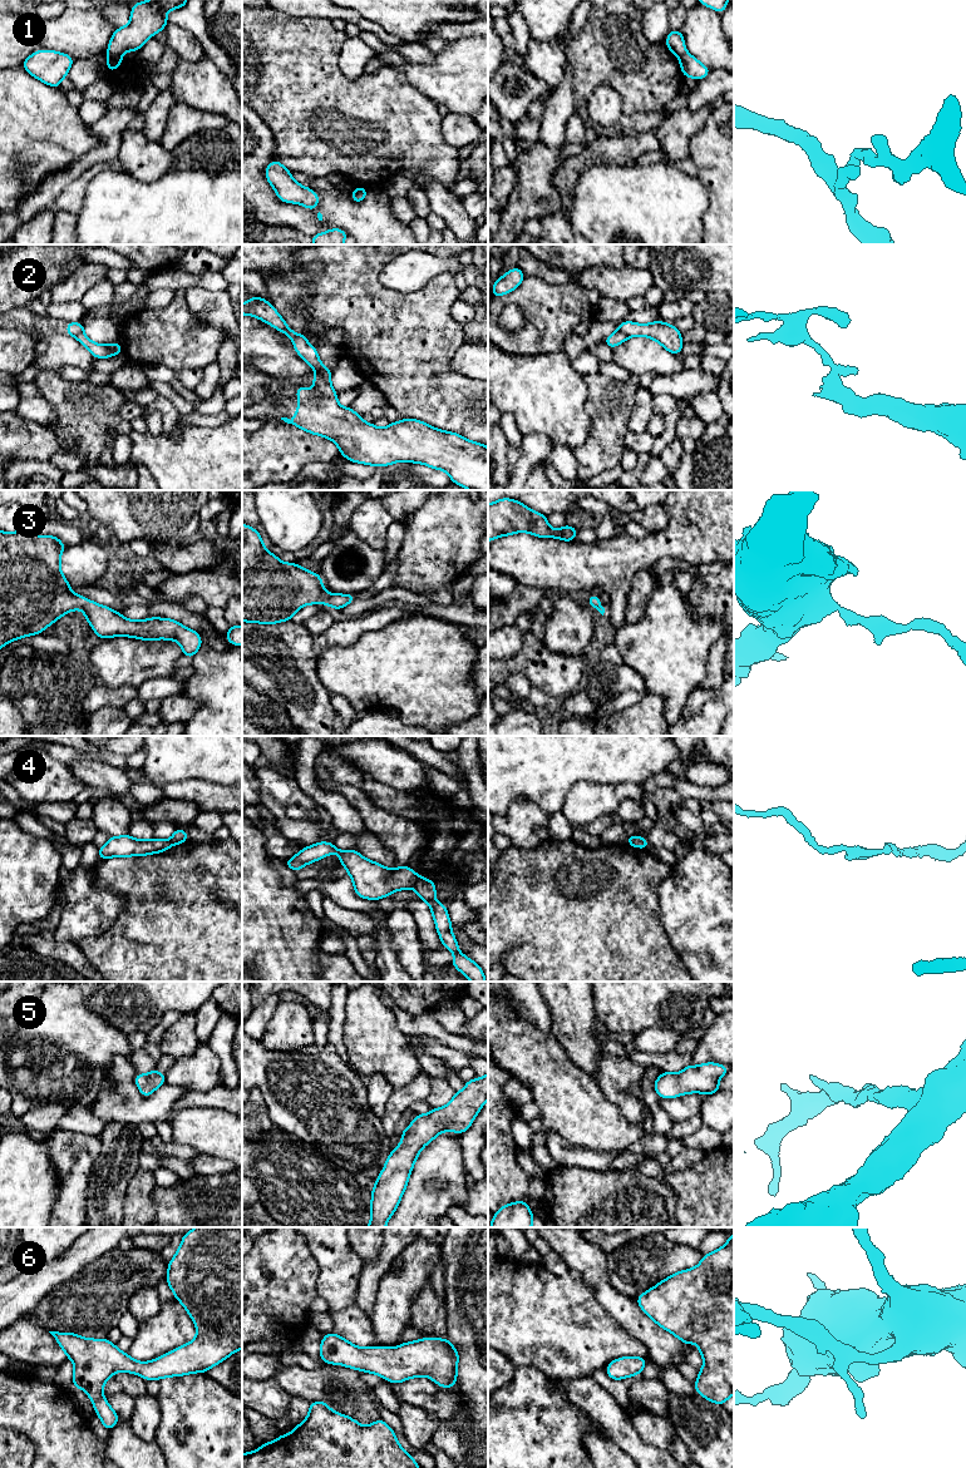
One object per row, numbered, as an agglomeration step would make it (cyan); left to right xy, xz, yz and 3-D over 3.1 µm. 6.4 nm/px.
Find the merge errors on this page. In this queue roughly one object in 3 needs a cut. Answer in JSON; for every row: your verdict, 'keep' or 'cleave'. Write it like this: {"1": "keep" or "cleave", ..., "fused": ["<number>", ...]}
{"1": "cleave", "2": "cleave", "3": "keep", "4": "cleave", "5": "keep", "6": "keep", "fused": ["1", "2", "4"]}

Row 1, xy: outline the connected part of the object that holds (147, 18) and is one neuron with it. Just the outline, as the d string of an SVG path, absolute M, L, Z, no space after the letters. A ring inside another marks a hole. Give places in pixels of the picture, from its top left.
M152 0L138 1L130 9L130 21L127 26L117 28L108 45L108 54L122 56L124 51L141 50L143 44L154 34L161 33L169 23L166 13L181 9L188 0Z

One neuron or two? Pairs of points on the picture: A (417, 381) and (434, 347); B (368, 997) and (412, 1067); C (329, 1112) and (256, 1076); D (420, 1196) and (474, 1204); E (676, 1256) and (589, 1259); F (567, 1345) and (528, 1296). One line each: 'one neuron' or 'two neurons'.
A: one neuron
B: one neuron
C: one neuron
D: two neurons
E: two neurons
F: one neuron

